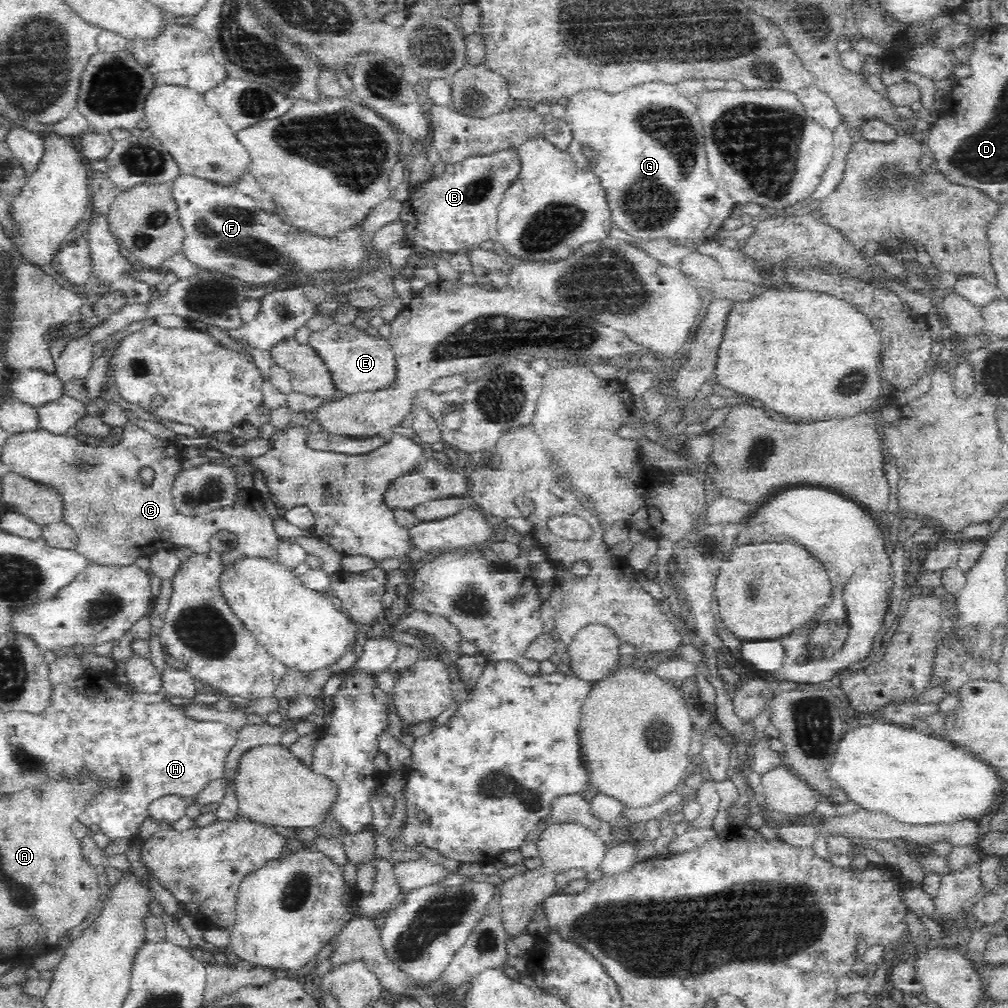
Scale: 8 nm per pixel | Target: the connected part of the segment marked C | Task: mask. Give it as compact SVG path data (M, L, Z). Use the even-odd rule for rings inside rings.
M134 423L126 424L122 428L122 438L118 444L106 444L106 446L94 446L94 445L86 445L80 440L76 439L76 437L71 437L67 434L59 434L50 432L46 429L36 428L31 431L24 431L21 433L14 433L10 434L9 437L6 439L6 442L3 446L3 451L1 454L1 463L6 464L11 472L15 472L17 475L23 476L26 479L30 479L35 481L36 483L40 483L46 486L50 486L55 488L60 495L62 495L62 500L64 501L64 522L68 523L75 531L78 537L75 552L78 552L81 556L84 556L87 559L87 563L94 563L94 564L104 564L104 565L128 565L134 564L137 558L142 556L149 556L152 552L156 552L159 548L164 549L174 549L177 547L189 547L192 553L200 554L204 552L210 552L210 545L209 545L209 538L216 534L216 532L220 532L220 530L226 530L226 532L232 532L232 534L236 534L237 536L237 545L233 552L231 553L224 553L222 554L222 558L224 562L227 563L228 566L236 563L240 563L245 559L267 559L270 561L276 561L278 555L278 545L279 540L281 539L274 531L274 526L272 525L273 519L268 516L268 512L264 511L264 500L260 498L258 492L254 489L247 489L247 490L239 490L237 495L237 501L234 504L215 508L210 512L194 515L194 516L186 516L180 514L178 509L176 509L176 505L173 503L173 496L172 496L172 485L176 475L182 469L182 449L181 446L176 443L174 440L161 440L160 438L156 438L148 431L145 431L141 427ZM145 466L149 466L150 468L154 469L154 481L150 486L146 486L142 483L142 479L140 479L140 474L138 473L141 468Z

